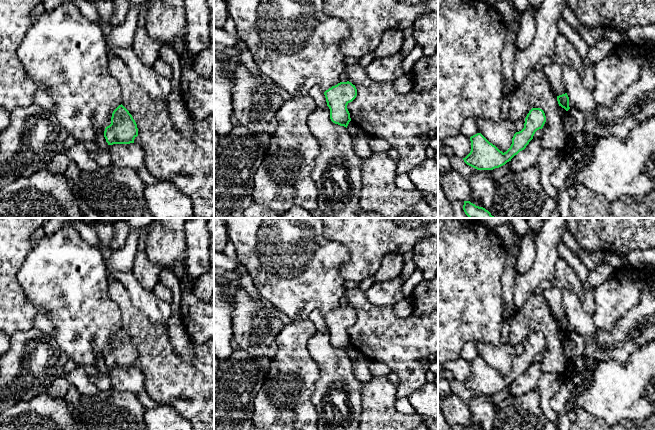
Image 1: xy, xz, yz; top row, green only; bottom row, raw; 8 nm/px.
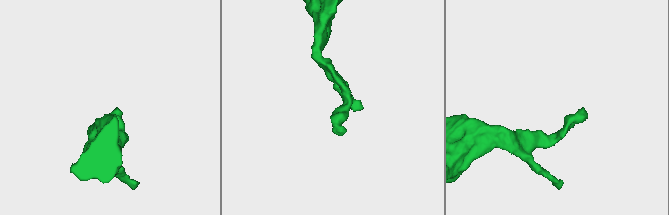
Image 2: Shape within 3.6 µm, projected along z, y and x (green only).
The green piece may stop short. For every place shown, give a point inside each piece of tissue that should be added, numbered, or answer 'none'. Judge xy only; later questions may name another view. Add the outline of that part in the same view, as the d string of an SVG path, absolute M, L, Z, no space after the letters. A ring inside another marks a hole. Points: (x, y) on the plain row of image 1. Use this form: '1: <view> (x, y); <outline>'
none

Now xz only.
none

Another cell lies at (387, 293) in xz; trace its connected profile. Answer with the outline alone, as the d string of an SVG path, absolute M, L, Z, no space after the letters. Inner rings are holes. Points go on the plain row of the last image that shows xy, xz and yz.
M397 276L393 279L375 283L366 292L366 297L375 306L393 306L406 297L402 293L402 287L406 278Z

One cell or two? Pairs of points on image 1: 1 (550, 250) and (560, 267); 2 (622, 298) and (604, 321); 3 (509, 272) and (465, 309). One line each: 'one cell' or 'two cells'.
1: two cells
2: one cell
3: two cells

